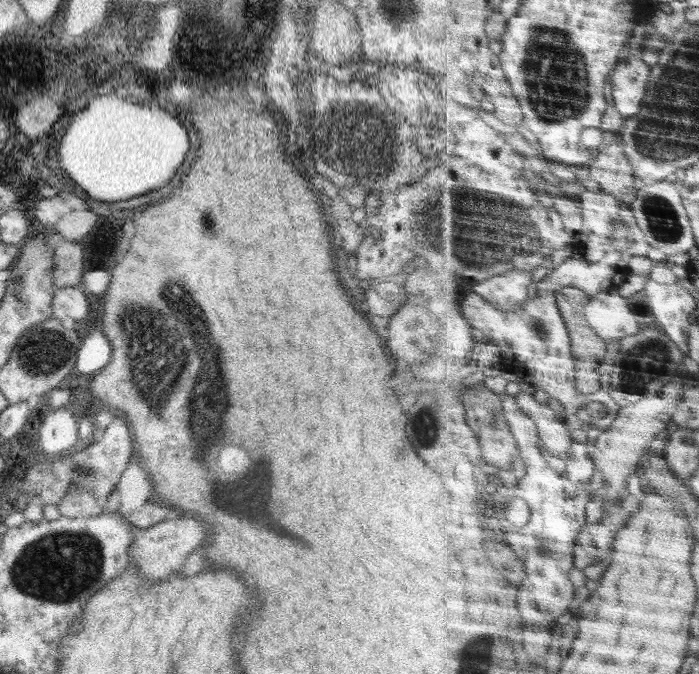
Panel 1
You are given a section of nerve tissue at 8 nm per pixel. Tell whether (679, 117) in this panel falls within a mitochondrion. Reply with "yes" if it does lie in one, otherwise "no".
yes

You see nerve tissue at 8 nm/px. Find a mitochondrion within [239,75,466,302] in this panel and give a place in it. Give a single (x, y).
(367, 152)

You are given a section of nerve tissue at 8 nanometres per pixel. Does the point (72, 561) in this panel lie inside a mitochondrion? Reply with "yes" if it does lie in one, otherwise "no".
yes

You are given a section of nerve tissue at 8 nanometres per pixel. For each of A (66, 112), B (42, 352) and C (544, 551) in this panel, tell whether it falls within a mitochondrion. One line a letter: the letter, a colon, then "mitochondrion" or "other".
A: other
B: mitochondrion
C: mitochondrion

